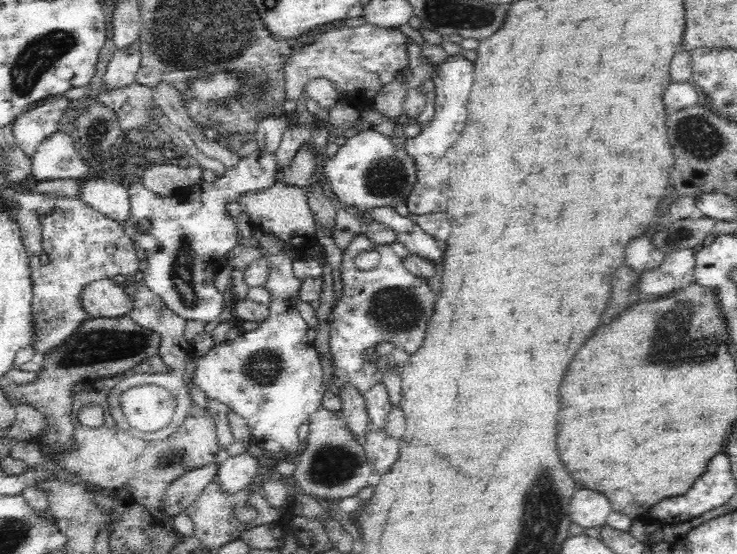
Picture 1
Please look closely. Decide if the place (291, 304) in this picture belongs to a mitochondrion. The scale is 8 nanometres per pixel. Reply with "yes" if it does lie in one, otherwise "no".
no

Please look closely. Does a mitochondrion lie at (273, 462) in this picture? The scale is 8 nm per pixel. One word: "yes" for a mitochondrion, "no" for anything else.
no

